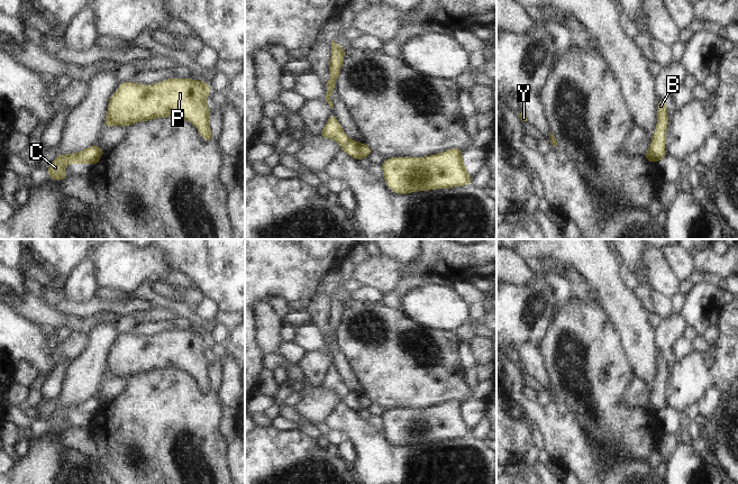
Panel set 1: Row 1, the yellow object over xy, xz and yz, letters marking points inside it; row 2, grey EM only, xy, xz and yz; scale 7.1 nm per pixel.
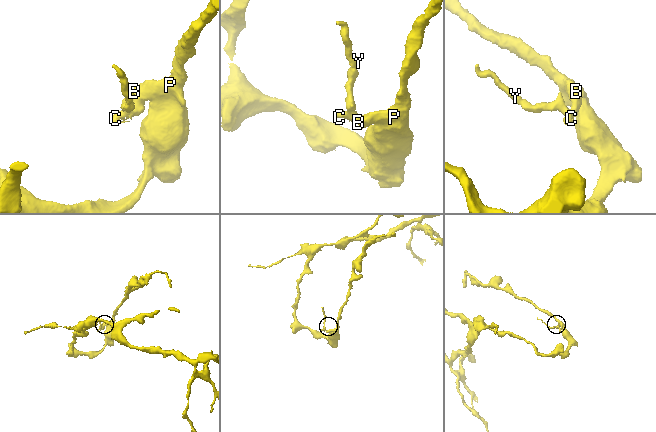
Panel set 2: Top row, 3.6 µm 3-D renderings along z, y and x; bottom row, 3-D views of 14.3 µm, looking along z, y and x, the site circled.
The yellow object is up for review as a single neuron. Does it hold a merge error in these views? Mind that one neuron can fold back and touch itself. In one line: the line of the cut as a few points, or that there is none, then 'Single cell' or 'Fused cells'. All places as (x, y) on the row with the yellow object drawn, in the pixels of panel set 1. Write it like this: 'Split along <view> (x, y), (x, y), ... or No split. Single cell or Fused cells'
Split along yz (648, 151), (656, 161). Fused cells.

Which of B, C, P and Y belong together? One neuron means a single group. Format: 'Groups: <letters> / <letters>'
Groups: B P / C Y.

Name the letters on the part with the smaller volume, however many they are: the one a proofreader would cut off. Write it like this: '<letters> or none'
C, Y.

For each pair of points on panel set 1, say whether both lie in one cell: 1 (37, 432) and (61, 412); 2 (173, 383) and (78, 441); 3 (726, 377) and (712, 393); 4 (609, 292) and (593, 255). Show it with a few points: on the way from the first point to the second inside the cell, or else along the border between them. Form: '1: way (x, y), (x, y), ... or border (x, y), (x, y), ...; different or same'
1: way (43, 428), (47, 427), (56, 418); same
2: border (90, 429), (99, 457); different
3: border (723, 394), (719, 386), (712, 383), (698, 401); different
4: way (608, 283), (600, 264); same

